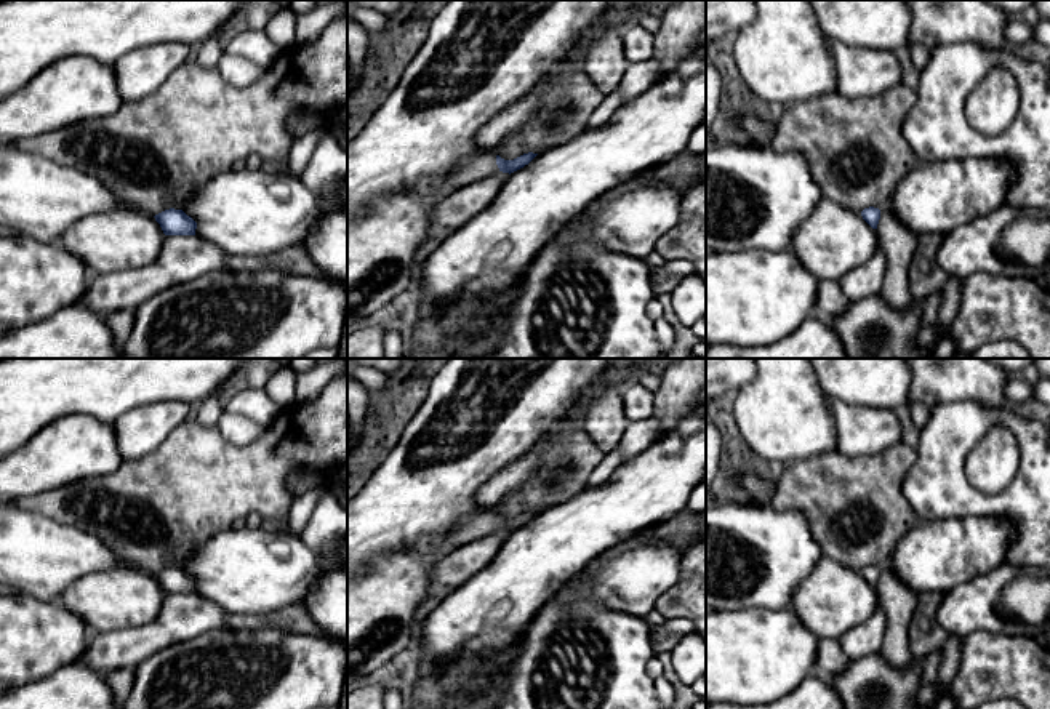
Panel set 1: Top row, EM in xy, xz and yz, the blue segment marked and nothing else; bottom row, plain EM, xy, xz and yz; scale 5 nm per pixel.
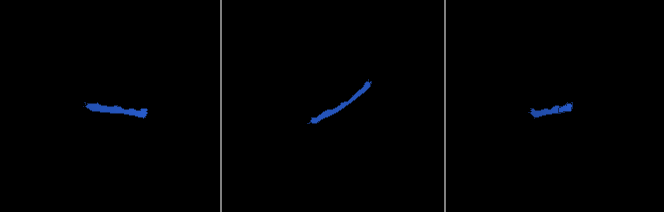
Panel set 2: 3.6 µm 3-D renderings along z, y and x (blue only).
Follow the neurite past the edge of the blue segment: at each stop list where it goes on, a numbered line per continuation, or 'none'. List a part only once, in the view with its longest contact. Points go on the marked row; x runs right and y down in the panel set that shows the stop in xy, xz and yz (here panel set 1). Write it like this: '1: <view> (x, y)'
1: xz (479, 167)

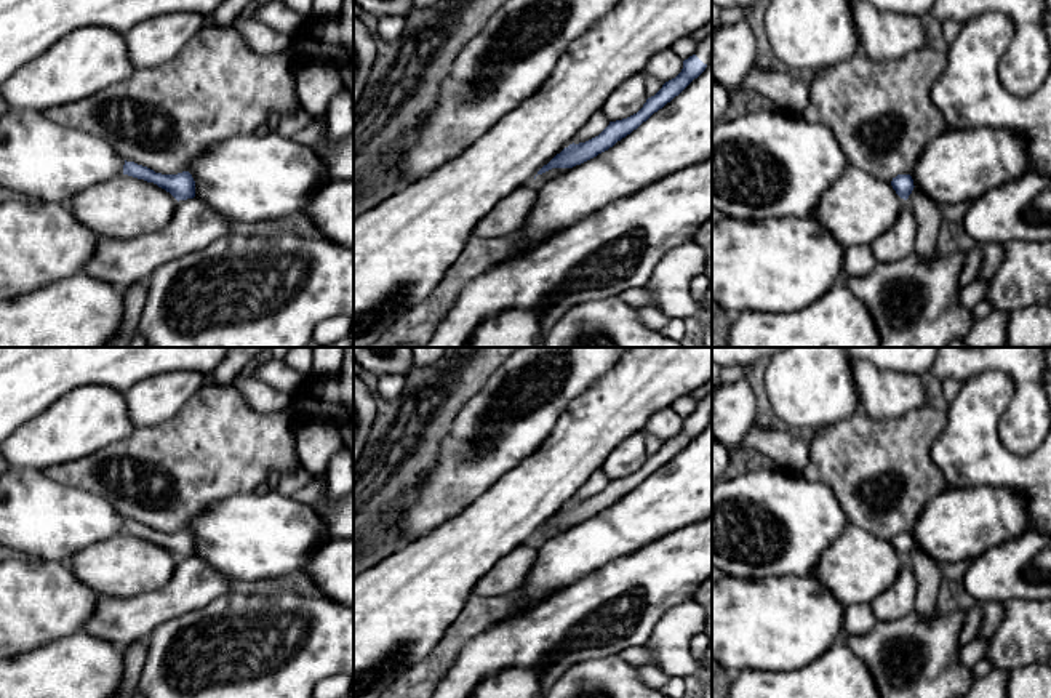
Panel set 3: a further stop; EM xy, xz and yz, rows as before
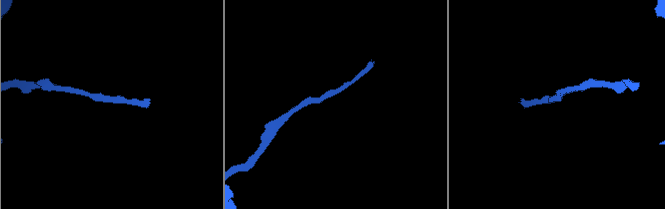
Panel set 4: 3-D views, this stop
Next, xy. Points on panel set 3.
none

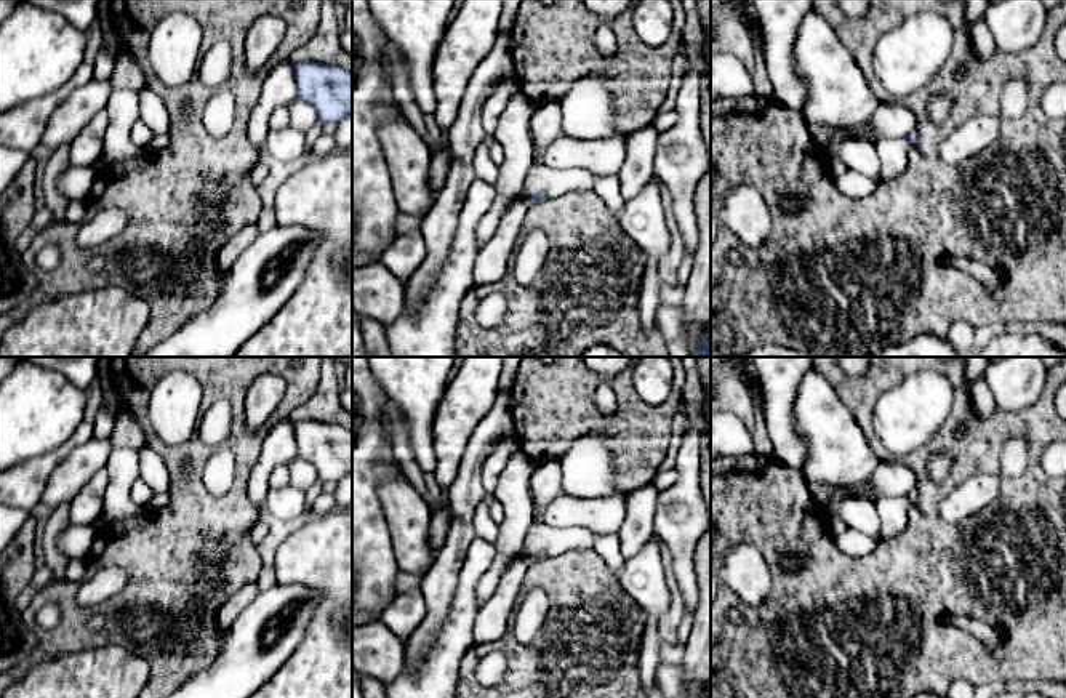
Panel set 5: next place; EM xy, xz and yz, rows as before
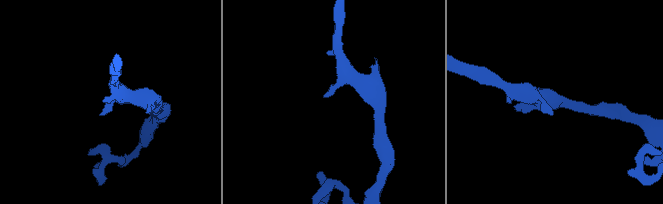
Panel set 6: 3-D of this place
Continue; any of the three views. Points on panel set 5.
1: xz (495, 258)

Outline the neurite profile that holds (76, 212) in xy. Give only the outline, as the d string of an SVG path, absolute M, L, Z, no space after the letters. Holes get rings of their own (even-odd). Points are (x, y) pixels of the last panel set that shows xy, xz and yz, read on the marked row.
M70 200L66 211L64 211L64 221L67 224L77 224L80 226L86 216L88 207L83 200Z

